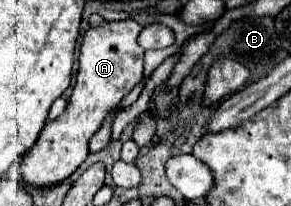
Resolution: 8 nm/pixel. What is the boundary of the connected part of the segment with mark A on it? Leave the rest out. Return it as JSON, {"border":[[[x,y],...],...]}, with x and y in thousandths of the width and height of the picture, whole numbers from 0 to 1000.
{"border":[[[443,87],[416,107],[368,107],[368,126],[313,136],[292,165],[251,456],[223,544],[203,573],[155,592],[127,689],[72,777],[72,845],[86,893],[120,913],[196,903],[223,883],[306,757],[306,680],[340,631],[368,544],[485,398],[498,252],[471,214],[485,136],[491,126],[471,97]]]}

